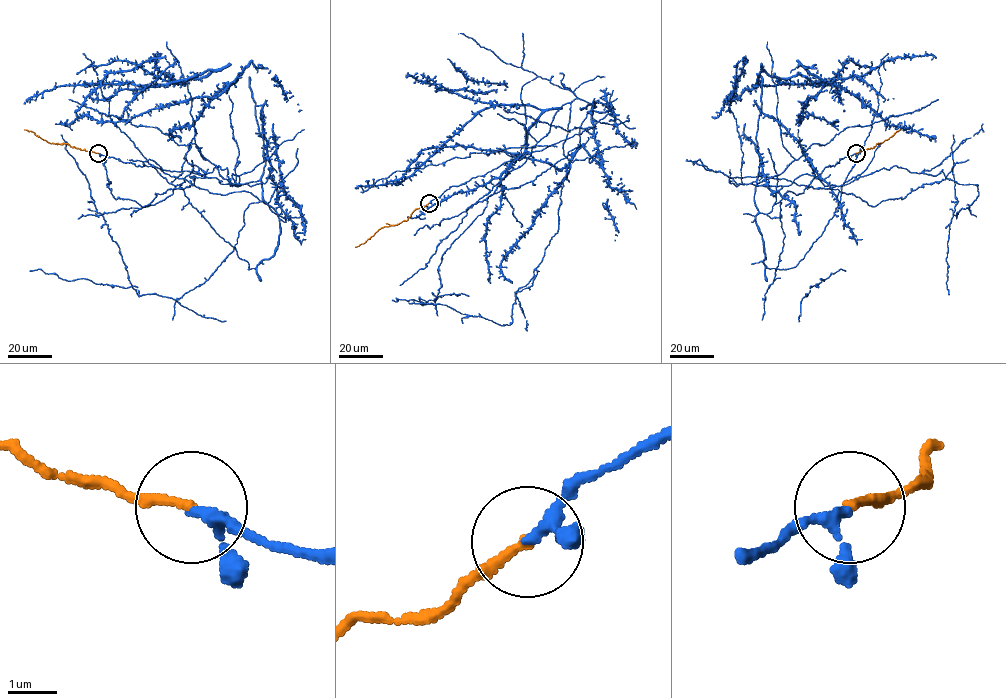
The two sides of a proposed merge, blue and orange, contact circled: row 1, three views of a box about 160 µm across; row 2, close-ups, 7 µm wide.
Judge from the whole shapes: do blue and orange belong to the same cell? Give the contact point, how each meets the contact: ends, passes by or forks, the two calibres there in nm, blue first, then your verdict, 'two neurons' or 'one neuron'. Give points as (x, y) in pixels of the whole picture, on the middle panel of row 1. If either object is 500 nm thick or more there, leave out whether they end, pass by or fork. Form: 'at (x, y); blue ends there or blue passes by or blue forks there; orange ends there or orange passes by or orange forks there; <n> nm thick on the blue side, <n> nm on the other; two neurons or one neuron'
at (429, 203); blue passes by; orange ends there; 200 nm thick on the blue side, 190 nm on the other; one neuron

